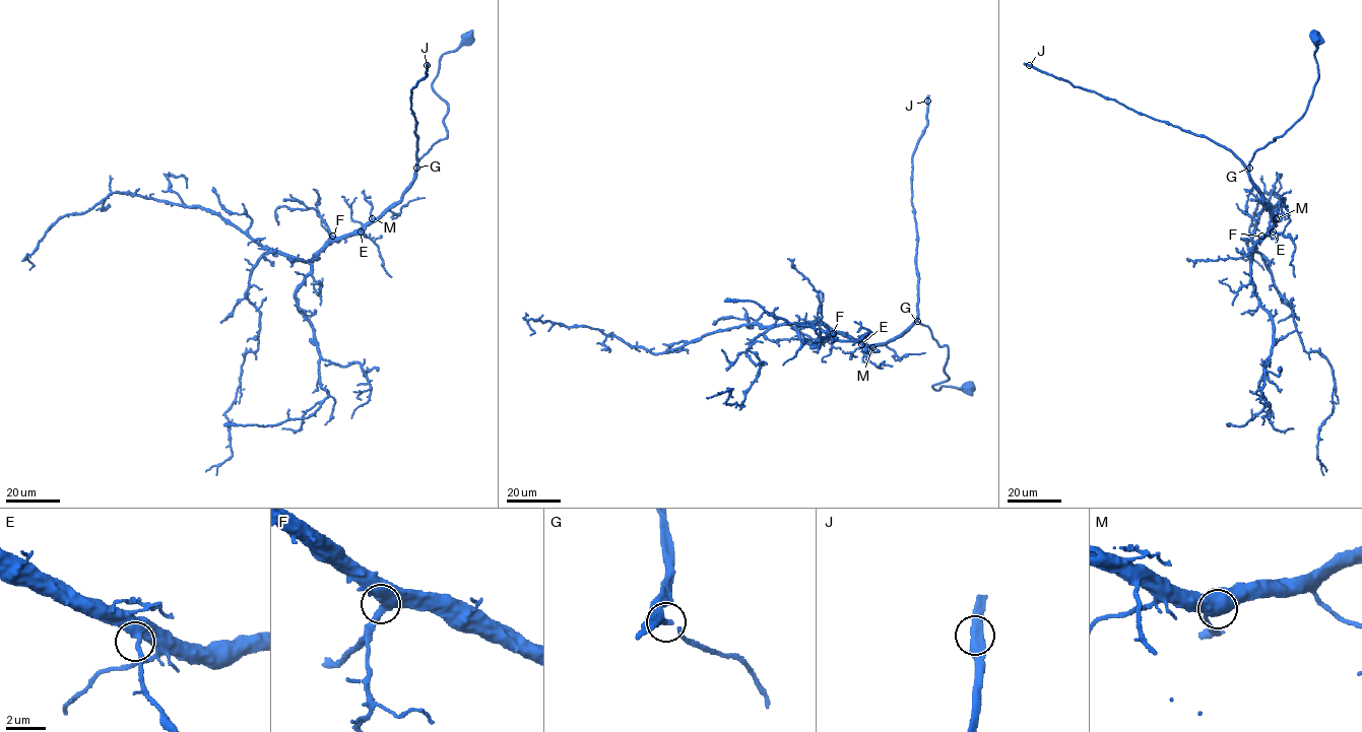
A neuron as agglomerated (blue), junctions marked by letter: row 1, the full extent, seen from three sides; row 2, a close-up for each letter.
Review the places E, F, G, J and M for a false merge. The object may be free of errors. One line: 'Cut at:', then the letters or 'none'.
Cut at: none

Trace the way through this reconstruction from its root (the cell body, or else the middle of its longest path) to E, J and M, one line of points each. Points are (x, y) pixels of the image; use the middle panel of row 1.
E: (967, 388), (932, 387), (949, 378), (944, 370), (948, 348), (917, 321), (892, 340), (861, 344)
J: (967, 388), (932, 387), (949, 378), (944, 370), (948, 348), (917, 321), (911, 171), (927, 125), (927, 101)
M: (967, 388), (932, 387), (949, 378), (944, 370), (948, 348), (917, 321), (901, 335), (872, 347)

